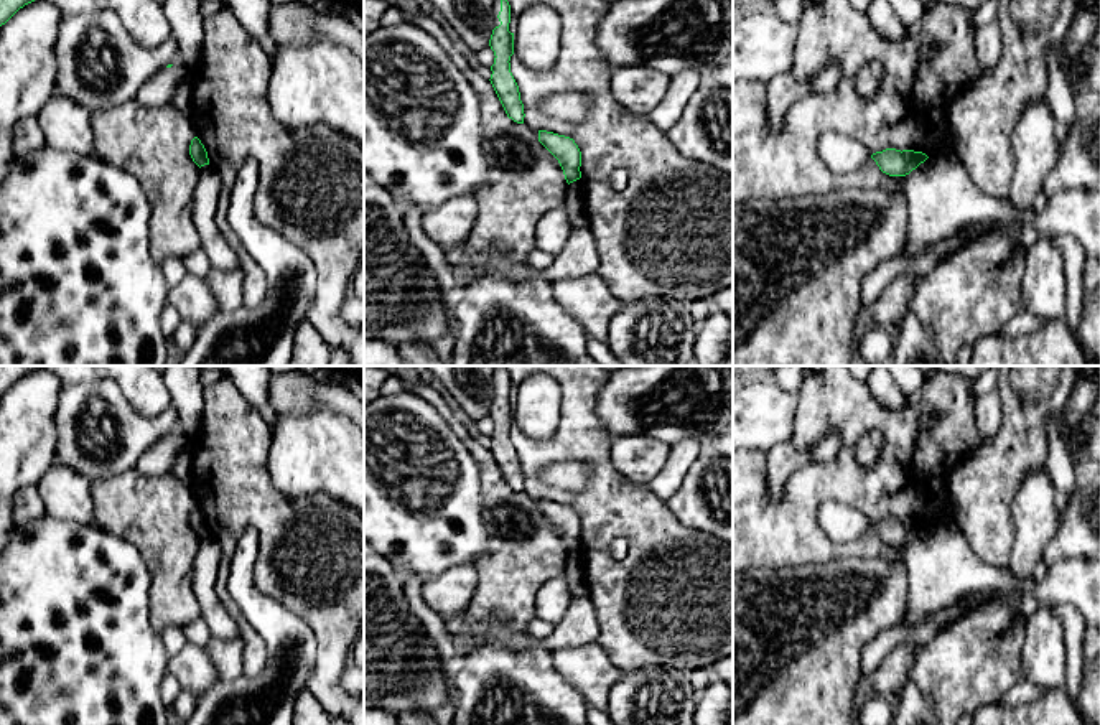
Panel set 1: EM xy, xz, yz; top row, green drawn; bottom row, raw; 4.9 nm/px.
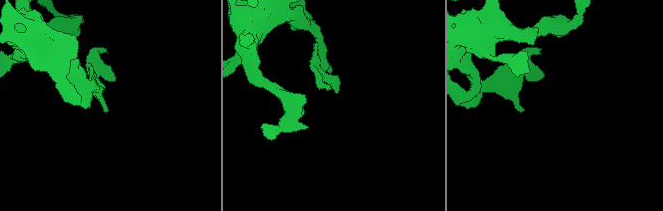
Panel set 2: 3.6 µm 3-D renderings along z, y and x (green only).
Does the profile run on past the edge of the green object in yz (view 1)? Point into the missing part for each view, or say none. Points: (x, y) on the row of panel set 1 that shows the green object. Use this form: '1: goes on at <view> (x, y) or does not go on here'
1: does not go on here

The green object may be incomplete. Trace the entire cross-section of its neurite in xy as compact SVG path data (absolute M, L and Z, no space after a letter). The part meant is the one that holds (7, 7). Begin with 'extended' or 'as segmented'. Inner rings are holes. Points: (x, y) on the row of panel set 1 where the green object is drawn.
as segmented; M0 0L0 26L5 25L20 8L35 0Z

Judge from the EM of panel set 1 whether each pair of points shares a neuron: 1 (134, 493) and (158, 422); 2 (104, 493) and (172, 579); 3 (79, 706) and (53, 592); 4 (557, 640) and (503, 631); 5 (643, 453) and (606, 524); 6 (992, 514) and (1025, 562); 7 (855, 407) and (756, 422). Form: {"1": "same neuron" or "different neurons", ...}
{"1": "different neurons", "2": "same neuron", "3": "same neuron", "4": "same neuron", "5": "different neurons", "6": "different neurons", "7": "different neurons"}

